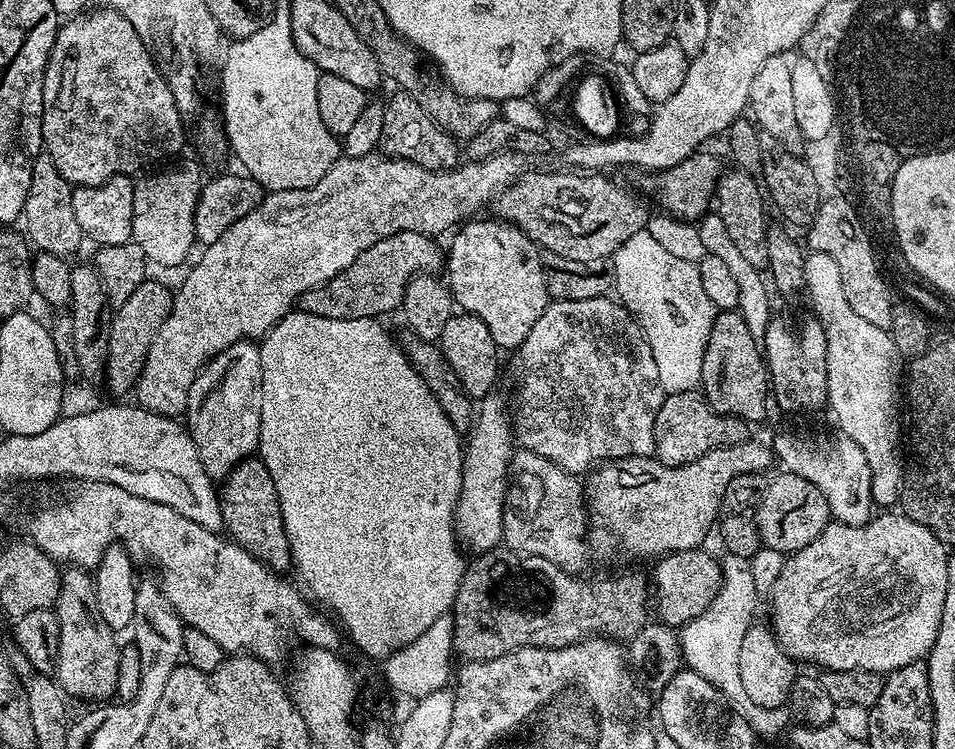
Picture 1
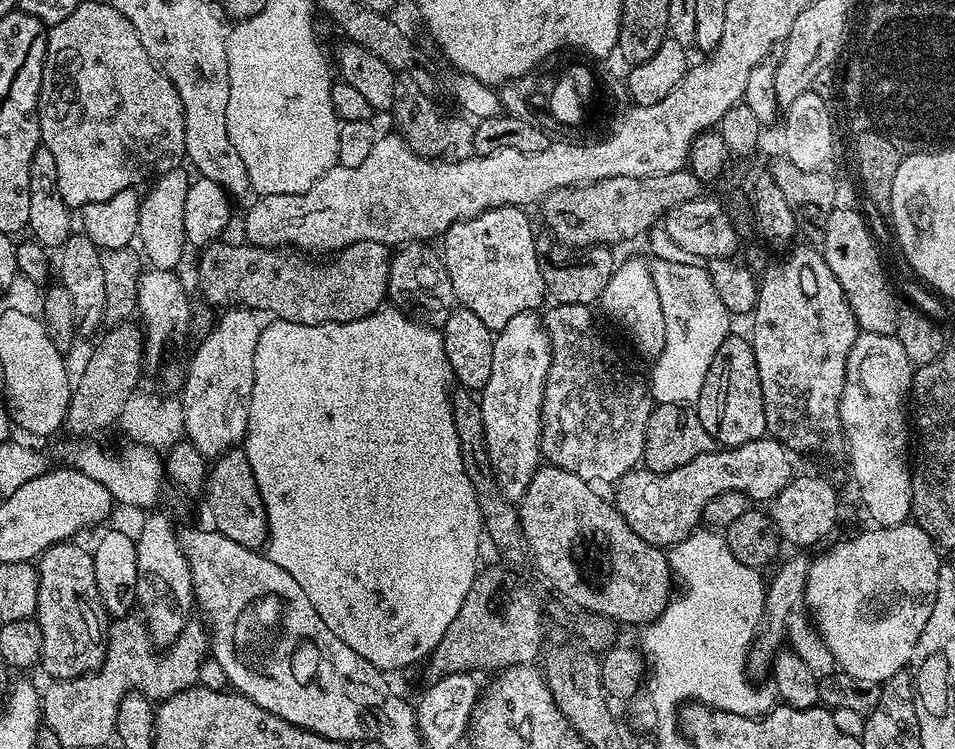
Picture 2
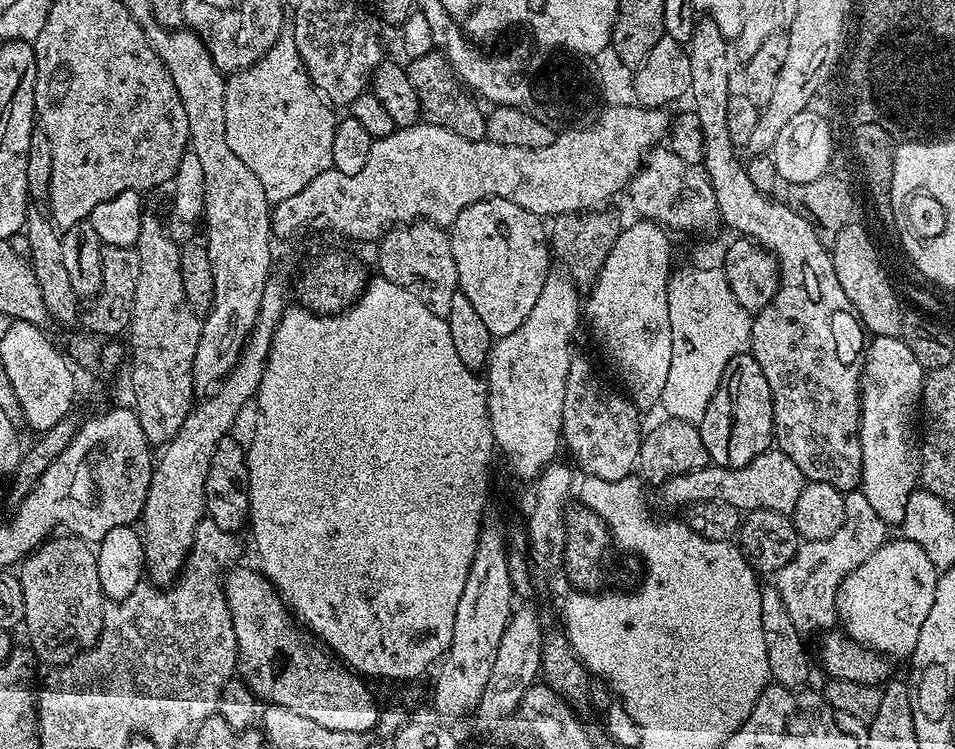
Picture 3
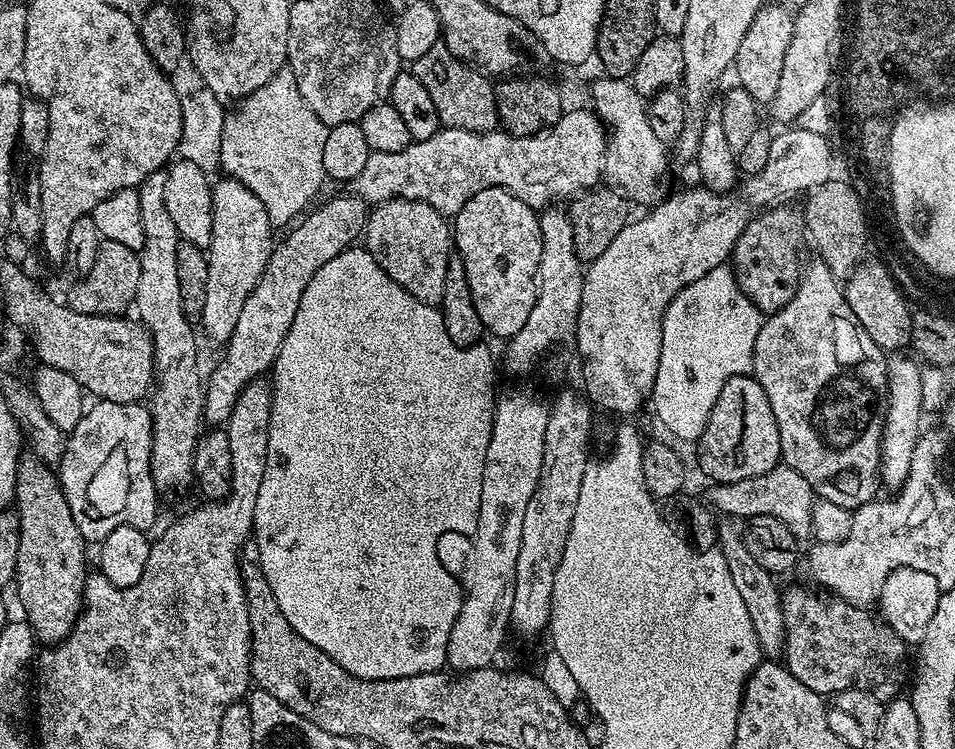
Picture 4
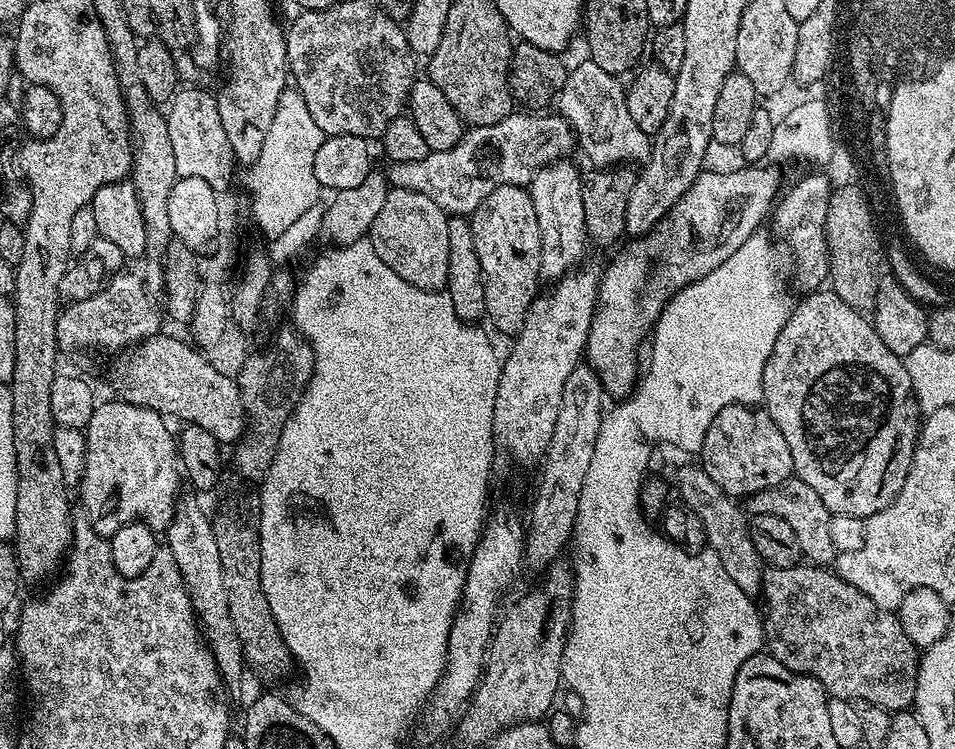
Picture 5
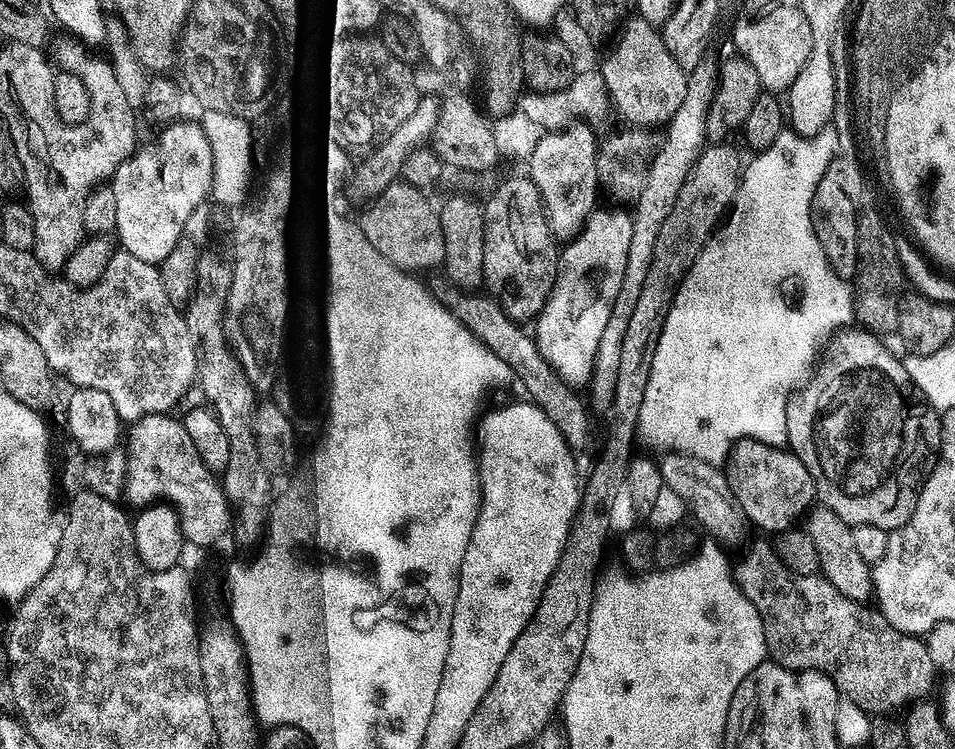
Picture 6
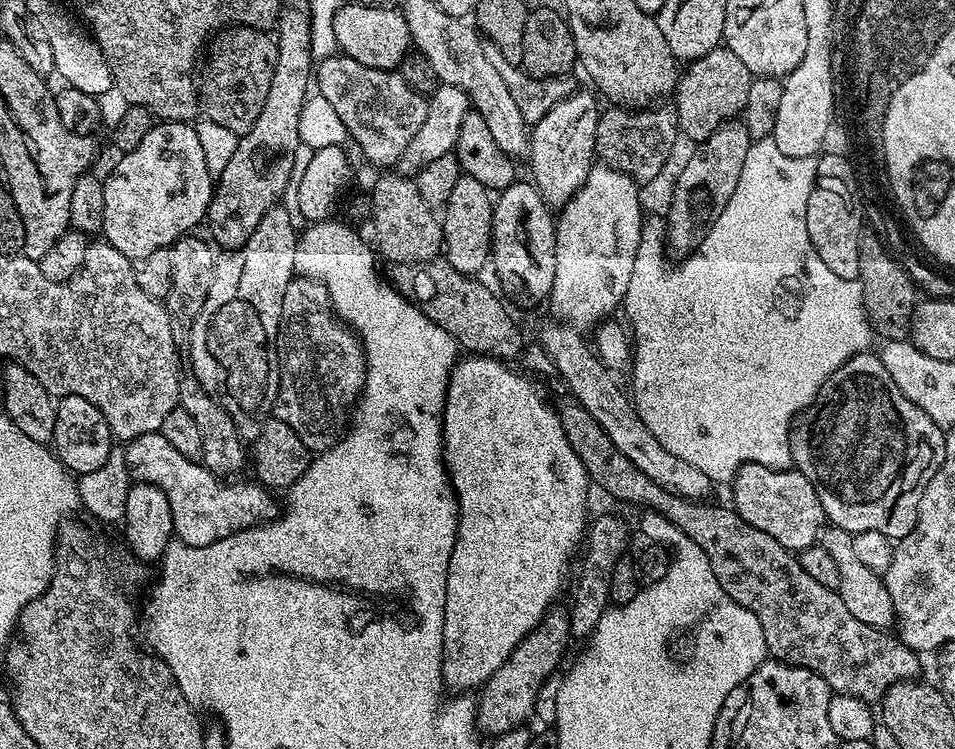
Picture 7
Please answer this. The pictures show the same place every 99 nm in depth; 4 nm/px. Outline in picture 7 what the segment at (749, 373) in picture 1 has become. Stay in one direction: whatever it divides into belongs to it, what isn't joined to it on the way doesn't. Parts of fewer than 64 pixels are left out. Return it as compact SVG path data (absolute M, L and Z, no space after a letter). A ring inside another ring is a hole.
M743 464L732 477L730 487L730 504L738 515L750 526L762 530L762 534L770 534L774 542L789 552L798 554L803 548L813 547L817 543L826 517L814 486L801 472Z

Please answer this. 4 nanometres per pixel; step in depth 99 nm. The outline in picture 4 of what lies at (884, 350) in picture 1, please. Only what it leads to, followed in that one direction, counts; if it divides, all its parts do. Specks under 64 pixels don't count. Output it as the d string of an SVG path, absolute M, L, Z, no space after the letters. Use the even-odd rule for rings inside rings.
M908 354L888 356L888 403L884 409L884 433L880 443L880 483L891 490L899 490L910 474L910 458L914 458L914 446L922 431L920 415L926 412L921 367L916 366L917 361L911 355L904 355Z

